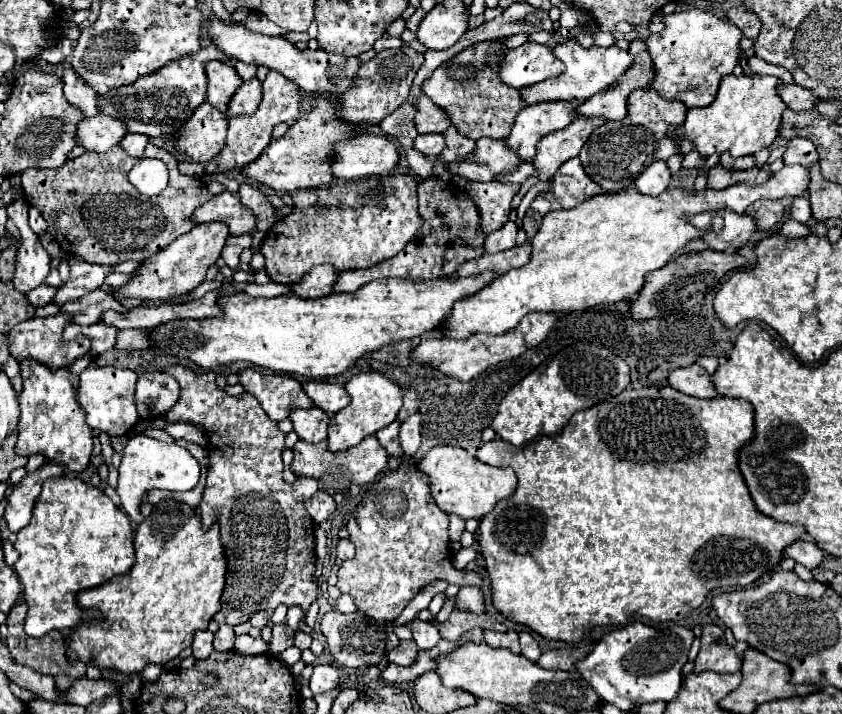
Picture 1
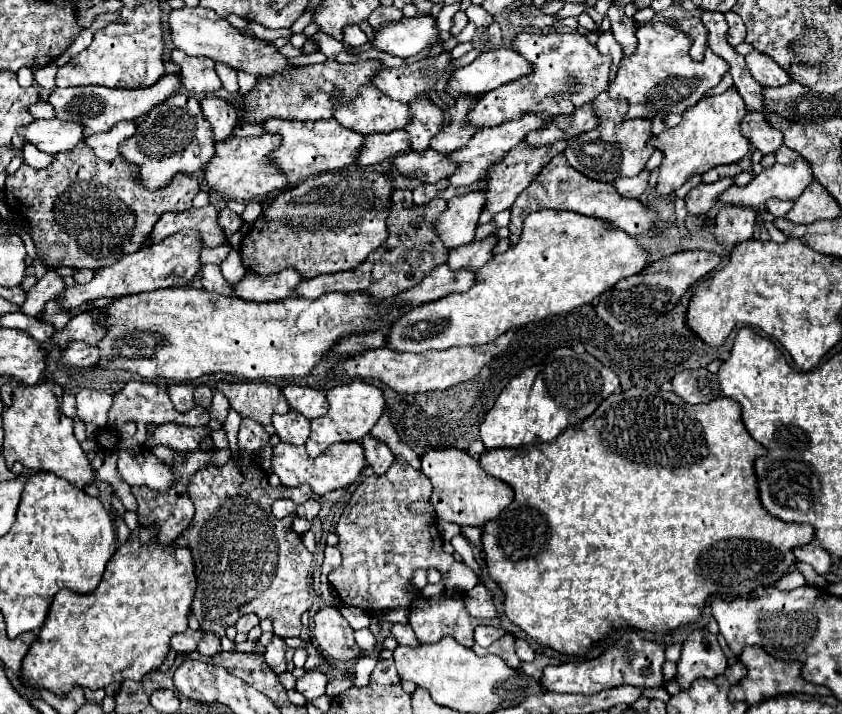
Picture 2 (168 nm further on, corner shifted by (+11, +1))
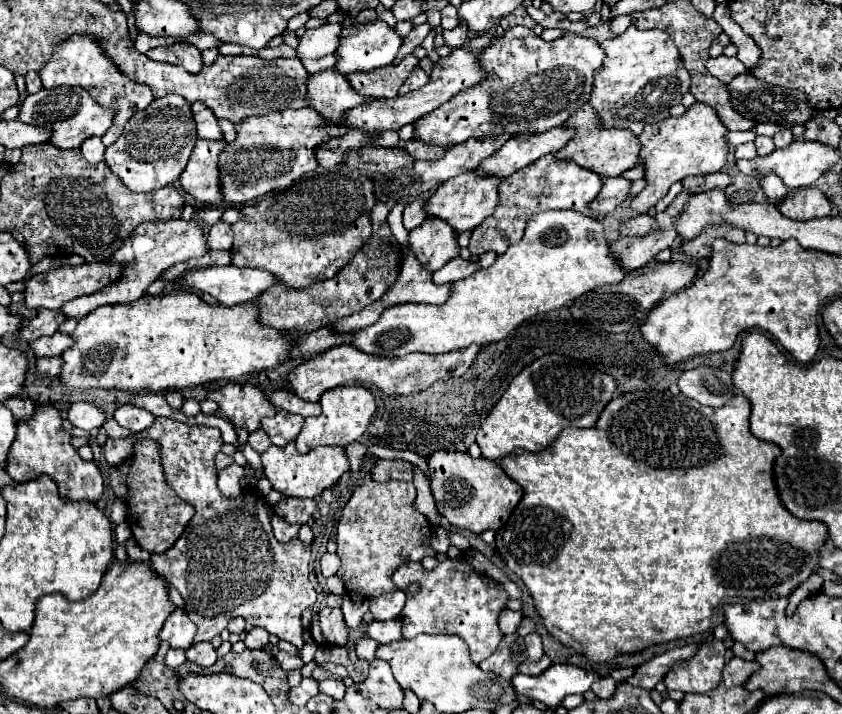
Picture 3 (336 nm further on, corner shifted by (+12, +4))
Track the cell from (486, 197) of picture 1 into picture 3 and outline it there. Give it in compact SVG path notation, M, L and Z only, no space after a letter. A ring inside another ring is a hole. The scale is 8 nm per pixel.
M426 218L420 228L410 232L410 246L418 260L432 272L460 254L456 232L442 220L434 218Z

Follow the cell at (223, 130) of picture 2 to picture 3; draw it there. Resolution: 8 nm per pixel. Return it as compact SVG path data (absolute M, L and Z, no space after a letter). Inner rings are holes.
M194 102L192 104L192 114L198 126L198 136L200 138L208 138L208 140L222 140L222 130L218 126L218 118L214 116L214 112L210 108L206 108L206 104Z

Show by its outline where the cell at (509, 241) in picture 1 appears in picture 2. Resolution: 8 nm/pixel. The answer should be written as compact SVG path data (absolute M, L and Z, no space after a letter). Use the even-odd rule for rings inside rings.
M489 235L485 237L483 241L473 241L465 247L457 247L449 253L449 259L447 259L447 265L451 271L461 271L461 269L467 269L467 271L479 271L493 255L491 255L491 249L495 247L495 243L499 241L499 237L495 235Z

